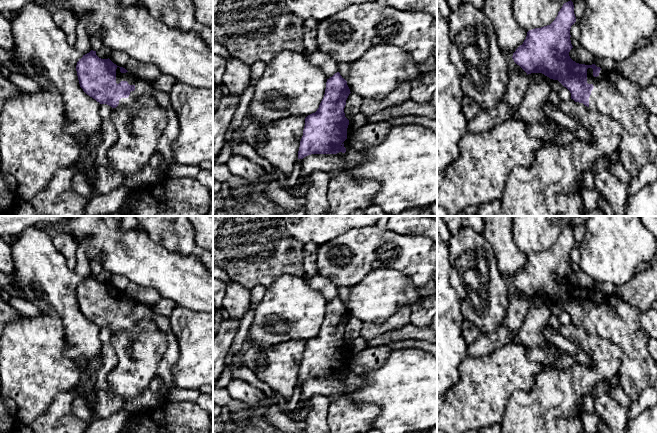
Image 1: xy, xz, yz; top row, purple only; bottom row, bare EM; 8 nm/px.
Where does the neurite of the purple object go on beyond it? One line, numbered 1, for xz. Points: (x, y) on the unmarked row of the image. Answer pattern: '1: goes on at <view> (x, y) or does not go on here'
1: does not go on here

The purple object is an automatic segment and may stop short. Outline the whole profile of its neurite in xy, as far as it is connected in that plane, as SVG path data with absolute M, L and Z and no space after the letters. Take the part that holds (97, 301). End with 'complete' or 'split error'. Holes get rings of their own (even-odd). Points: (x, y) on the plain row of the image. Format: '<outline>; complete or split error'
M96 275L83 279L77 286L76 295L80 311L100 328L112 332L158 329L151 318L151 305L138 302L109 282L99 282Z; split error

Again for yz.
M570 224L563 228L550 249L529 254L512 282L527 299L542 297L558 304L570 315L571 323L575 326L615 343L623 353L619 369L620 384L631 402L634 402L646 388L654 387L657 382L657 362L649 352L650 338L639 322L638 309L623 301L618 294L608 296L595 288L579 288L570 282L569 276L573 272L570 253L575 246L574 229Z; split error

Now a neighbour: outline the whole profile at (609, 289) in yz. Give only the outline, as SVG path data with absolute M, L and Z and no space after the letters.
M595 283L594 288L608 296L615 295L618 292L618 286L612 283Z

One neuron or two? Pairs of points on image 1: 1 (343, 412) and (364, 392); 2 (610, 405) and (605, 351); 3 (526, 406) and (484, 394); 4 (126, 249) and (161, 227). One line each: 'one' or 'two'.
1: two
2: two
3: two
4: two

